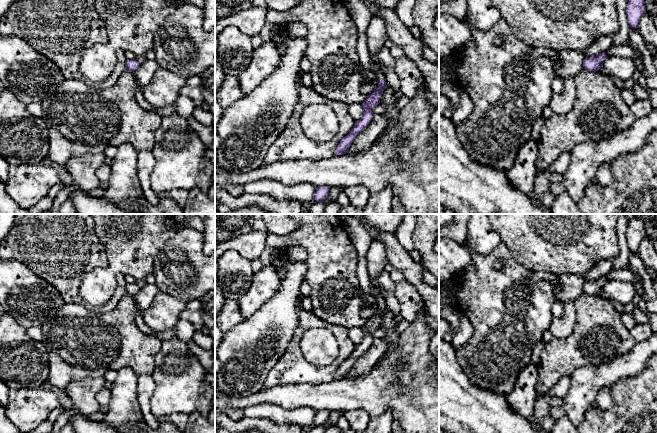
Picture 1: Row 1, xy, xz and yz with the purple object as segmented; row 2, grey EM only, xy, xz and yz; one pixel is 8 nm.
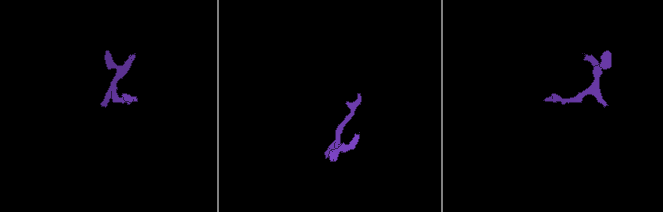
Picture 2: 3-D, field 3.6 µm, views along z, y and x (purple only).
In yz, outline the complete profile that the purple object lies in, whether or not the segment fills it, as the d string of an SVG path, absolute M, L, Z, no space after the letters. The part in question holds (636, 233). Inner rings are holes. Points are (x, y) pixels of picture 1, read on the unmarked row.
M633 218L629 221L626 240L630 252L636 253L641 241L646 238L644 223L638 218Z

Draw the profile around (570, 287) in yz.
M584 274L560 275L558 284L553 286L554 299L561 301L563 304L574 302L577 298L580 298L585 294L583 291L583 285L586 282Z

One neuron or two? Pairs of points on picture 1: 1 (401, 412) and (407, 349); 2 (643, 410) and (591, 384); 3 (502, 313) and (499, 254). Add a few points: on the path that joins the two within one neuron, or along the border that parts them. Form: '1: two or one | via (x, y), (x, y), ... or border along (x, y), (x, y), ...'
1: one | via (410, 396), (410, 365)
2: two | border along (632, 376), (621, 378), (610, 387)
3: one | via (506, 298), (506, 269)

